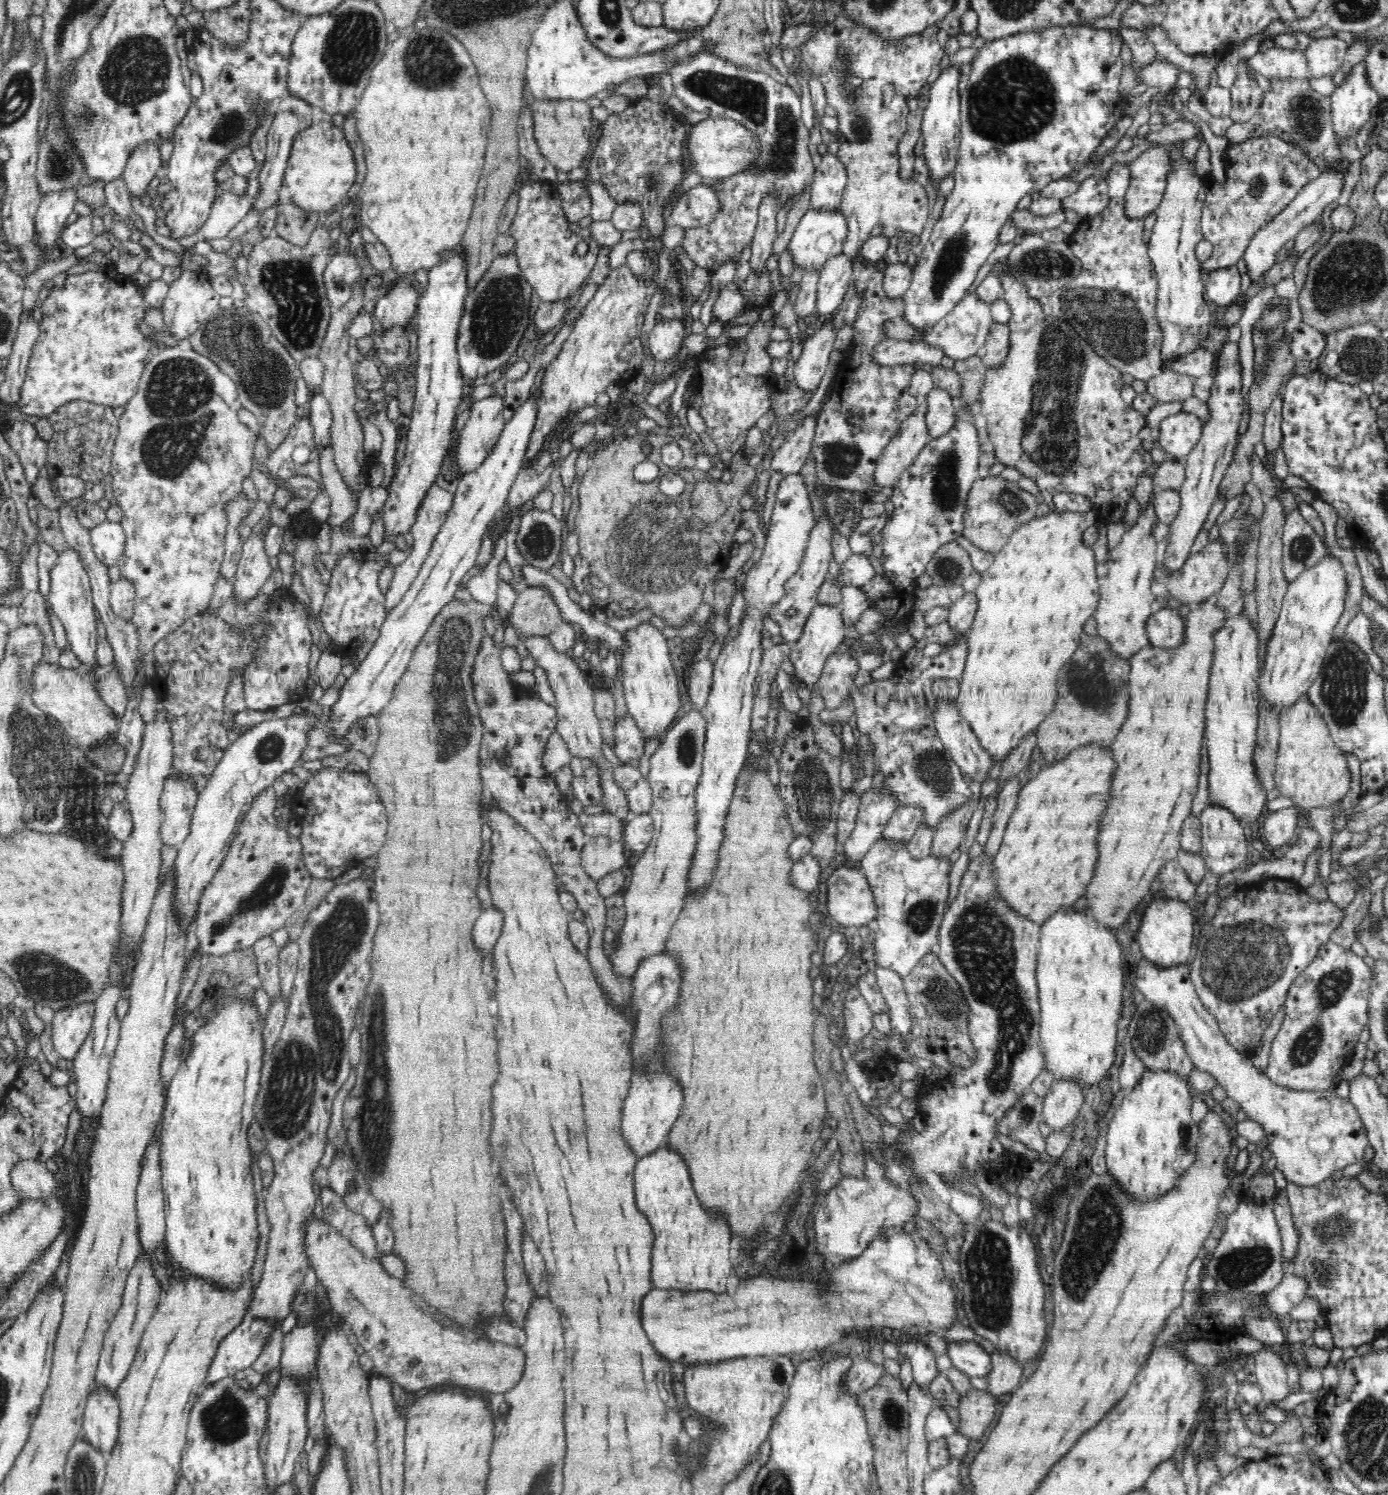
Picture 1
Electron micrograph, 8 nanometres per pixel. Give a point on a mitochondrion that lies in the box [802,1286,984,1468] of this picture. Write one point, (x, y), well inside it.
(891, 1411)

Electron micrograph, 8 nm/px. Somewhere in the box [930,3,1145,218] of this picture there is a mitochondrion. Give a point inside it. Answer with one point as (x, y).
(1016, 91)

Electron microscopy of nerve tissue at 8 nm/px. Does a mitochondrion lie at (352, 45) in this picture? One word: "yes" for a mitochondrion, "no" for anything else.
yes

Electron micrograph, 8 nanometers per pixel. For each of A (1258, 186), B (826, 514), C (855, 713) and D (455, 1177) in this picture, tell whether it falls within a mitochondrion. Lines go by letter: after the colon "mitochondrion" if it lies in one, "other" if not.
A: mitochondrion
B: other
C: other
D: other

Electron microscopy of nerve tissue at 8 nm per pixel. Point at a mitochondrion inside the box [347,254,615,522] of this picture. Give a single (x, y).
(497, 315)

